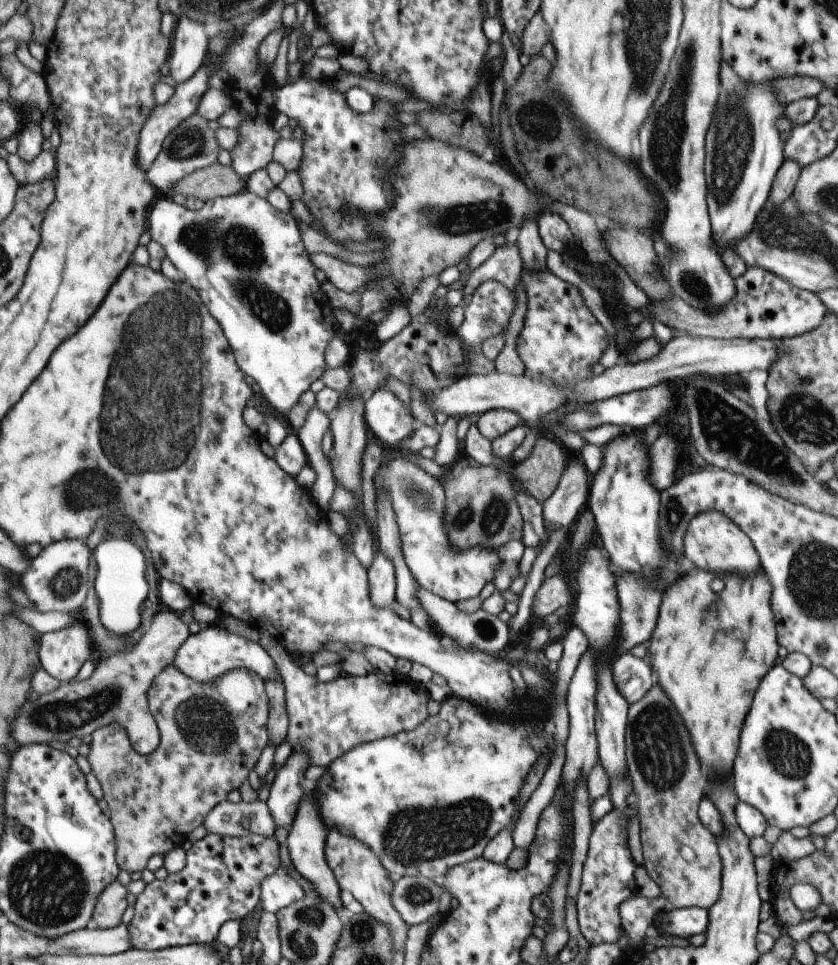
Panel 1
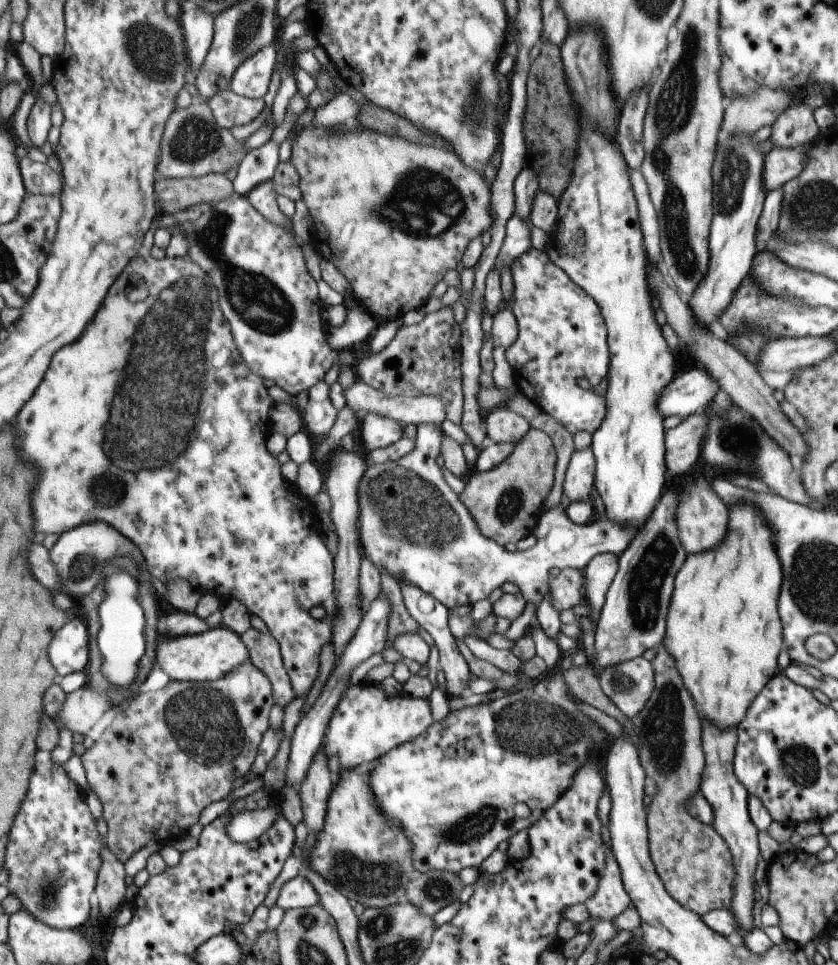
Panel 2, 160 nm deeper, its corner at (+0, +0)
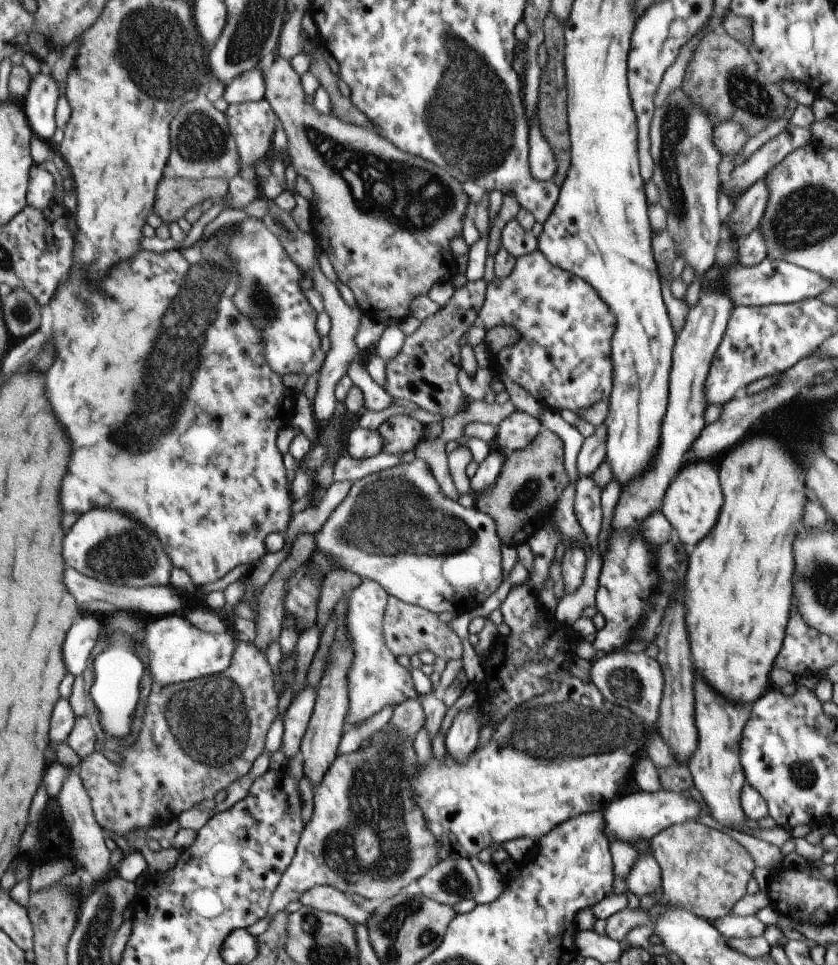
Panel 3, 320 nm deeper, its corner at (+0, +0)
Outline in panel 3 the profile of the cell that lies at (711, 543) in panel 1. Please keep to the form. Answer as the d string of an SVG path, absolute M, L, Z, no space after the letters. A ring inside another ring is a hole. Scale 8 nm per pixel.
M691 462L683 466L683 470L678 472L668 484L660 512L673 527L675 535L679 534L687 550L691 550L709 532L709 528L713 528L721 504L723 502L721 502L717 472L707 462Z

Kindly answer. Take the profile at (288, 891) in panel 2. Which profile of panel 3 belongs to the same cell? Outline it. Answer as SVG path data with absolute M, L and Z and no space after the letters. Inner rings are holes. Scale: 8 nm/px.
M315 885L302 893L297 900L302 906L341 915L355 925L365 925L372 913L329 885Z

